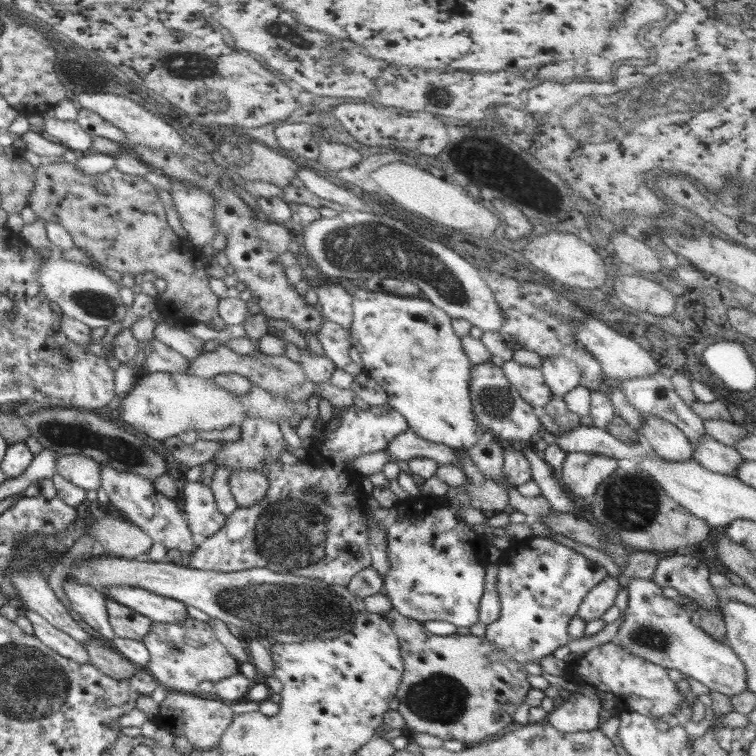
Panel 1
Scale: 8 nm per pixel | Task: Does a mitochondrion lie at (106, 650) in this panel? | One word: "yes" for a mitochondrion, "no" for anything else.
no

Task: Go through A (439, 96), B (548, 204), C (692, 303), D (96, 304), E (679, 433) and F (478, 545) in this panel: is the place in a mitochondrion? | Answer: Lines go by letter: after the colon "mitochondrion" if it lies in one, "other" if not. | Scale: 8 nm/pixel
A: mitochondrion
B: other
C: other
D: mitochondrion
E: other
F: other

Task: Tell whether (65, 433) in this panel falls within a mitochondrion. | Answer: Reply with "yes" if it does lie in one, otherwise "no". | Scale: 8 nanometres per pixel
yes

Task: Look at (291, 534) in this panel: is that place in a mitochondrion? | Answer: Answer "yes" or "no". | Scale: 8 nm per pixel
yes

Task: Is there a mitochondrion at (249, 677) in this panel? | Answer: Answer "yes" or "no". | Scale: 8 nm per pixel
no

